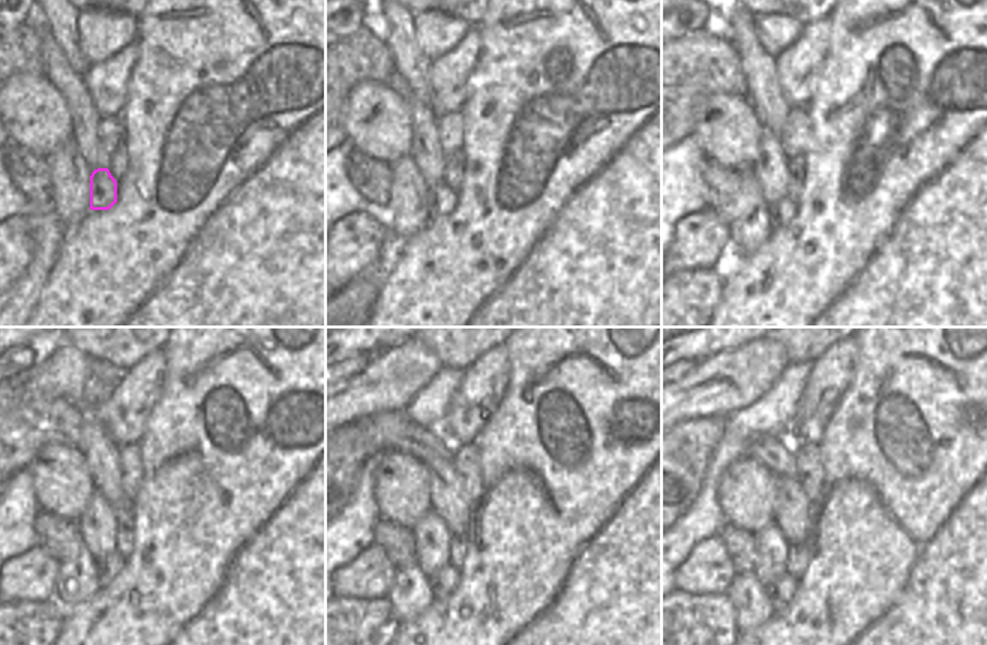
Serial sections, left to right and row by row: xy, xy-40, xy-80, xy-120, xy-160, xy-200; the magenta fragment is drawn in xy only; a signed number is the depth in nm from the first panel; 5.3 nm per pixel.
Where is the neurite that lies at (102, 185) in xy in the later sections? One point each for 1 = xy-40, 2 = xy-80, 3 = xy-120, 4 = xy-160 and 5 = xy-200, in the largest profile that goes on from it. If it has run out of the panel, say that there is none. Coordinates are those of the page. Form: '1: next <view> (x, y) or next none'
1: next xy-40 (441, 198)
2: next xy-80 (785, 209)
3: next xy-120 (108, 567)
4: next xy-160 (443, 582)
5: next xy-200 (785, 584)

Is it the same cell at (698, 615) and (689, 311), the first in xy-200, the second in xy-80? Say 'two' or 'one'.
one

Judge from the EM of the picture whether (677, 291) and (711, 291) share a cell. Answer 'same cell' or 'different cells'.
same cell

